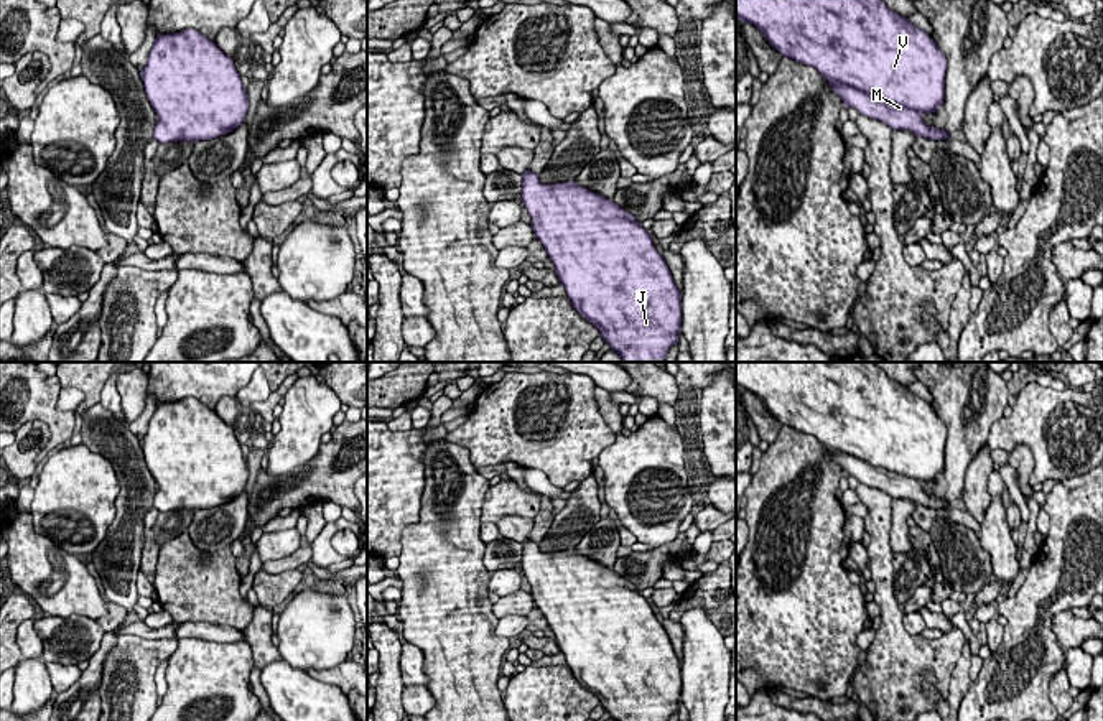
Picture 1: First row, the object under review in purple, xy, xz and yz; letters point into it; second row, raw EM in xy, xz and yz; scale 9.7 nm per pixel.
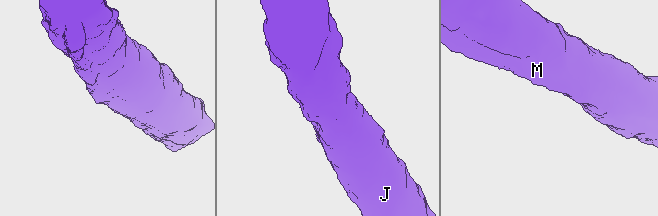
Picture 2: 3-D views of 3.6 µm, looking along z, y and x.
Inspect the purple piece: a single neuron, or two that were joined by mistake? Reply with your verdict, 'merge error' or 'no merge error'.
no merge error

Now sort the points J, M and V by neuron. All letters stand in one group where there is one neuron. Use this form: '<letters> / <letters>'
J M V

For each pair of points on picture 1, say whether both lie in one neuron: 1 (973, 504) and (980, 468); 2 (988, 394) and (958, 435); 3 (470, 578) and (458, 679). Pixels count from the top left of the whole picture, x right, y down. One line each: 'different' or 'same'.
1: same
2: same
3: same

